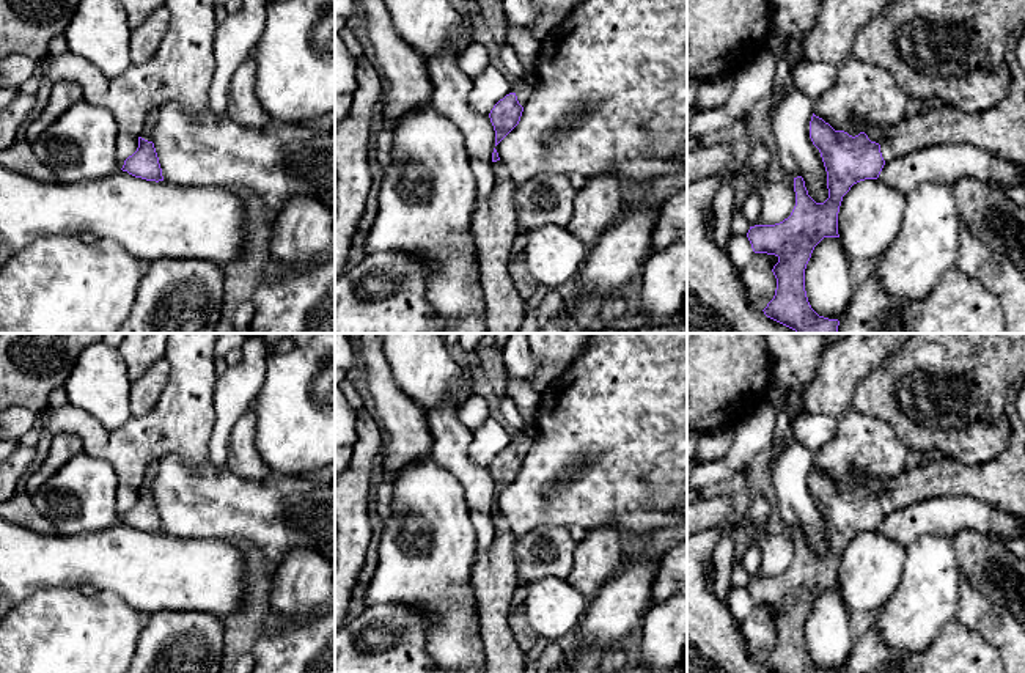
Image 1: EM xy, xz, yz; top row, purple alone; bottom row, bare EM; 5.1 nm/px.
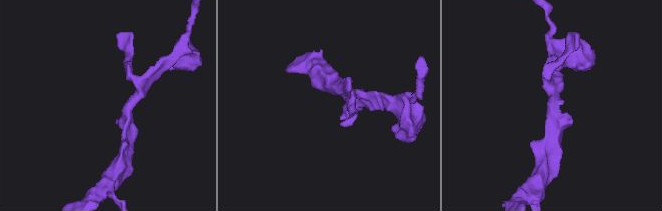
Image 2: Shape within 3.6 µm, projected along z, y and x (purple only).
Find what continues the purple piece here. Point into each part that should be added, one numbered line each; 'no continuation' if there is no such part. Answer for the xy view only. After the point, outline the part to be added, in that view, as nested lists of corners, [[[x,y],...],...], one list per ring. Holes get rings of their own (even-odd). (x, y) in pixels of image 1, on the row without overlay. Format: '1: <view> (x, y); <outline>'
1: xy (150, 475); [[[149,469],[143,478],[143,483],[141,483],[141,491],[151,494],[151,486],[152,486],[152,481],[154,481],[154,476],[156,476],[157,470],[156,469]]]

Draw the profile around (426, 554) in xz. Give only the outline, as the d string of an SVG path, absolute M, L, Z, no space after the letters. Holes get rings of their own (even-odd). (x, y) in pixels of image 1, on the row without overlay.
M431 456L406 465L393 484L391 516L384 520L379 563L365 602L401 604L426 618L428 654L451 673L473 668L486 673L476 598L472 588L475 553L476 530L457 478Z

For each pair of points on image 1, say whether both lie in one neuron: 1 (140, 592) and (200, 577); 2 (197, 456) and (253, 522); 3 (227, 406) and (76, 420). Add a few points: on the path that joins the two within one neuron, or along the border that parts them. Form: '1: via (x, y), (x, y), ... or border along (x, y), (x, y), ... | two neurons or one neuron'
1: via (154, 577), (186, 577) | one neuron
2: border along (167, 455), (176, 453), (194, 469), (209, 456) | two neurons
3: border along (219, 376), (213, 397), (214, 428), (208, 444) | two neurons

